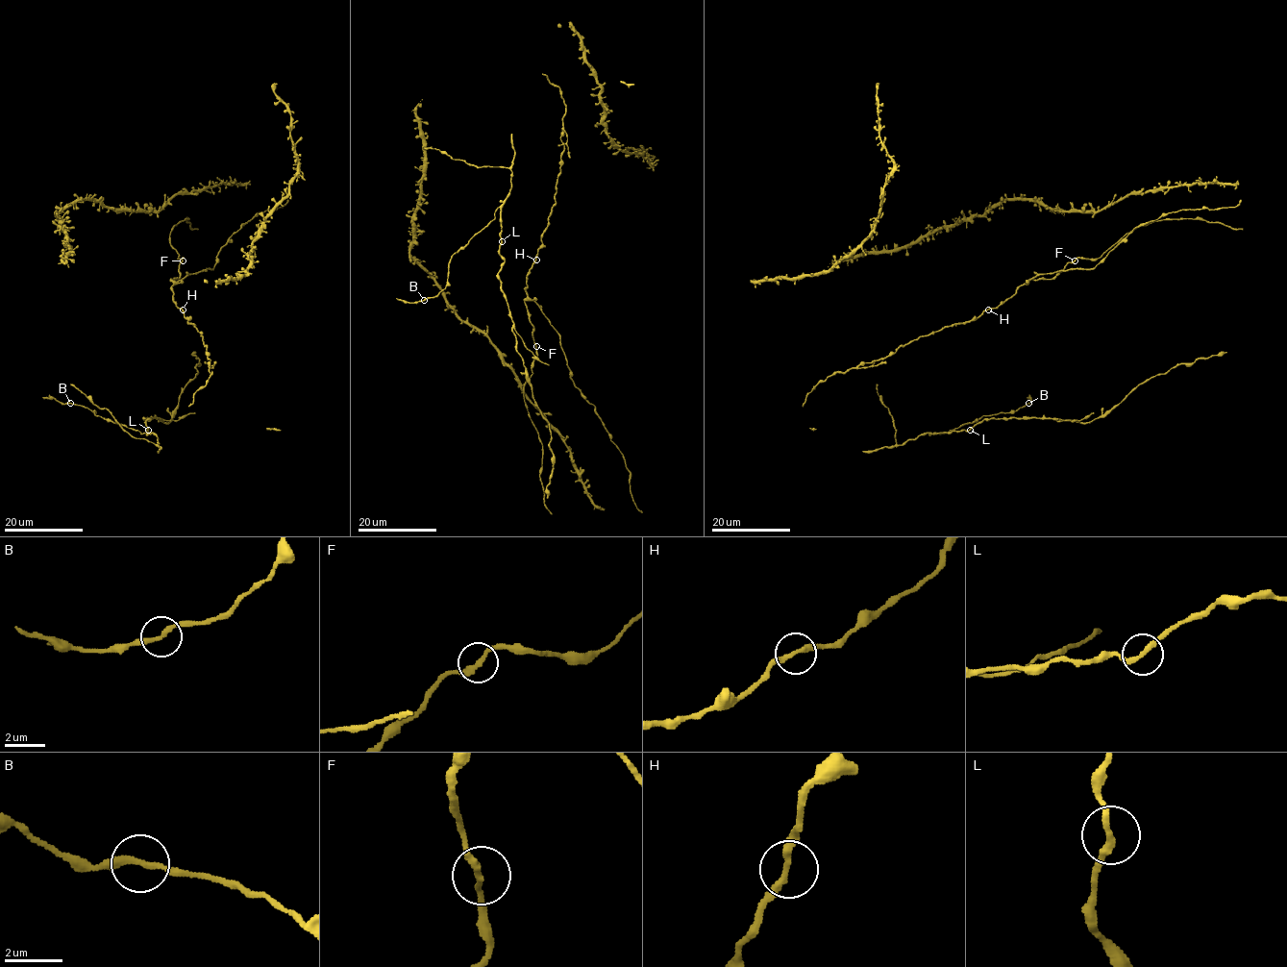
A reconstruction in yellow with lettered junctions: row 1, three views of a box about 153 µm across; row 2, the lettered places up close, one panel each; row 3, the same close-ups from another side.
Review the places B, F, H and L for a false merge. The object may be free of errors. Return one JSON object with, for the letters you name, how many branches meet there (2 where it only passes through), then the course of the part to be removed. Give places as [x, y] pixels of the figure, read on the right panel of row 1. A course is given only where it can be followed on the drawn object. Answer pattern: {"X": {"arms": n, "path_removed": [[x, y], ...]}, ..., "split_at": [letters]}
{"split_at": []}

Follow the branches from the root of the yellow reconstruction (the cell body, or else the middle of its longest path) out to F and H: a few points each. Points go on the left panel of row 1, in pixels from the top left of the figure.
F: (191, 323), (172, 297), (174, 282), (170, 279), (180, 276), (179, 265), (183, 260)
H: (191, 323), (183, 309)

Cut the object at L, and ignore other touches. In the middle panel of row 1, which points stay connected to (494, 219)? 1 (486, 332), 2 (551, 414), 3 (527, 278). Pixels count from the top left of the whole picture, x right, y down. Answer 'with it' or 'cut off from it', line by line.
1: with it
2: with it
3: with it

